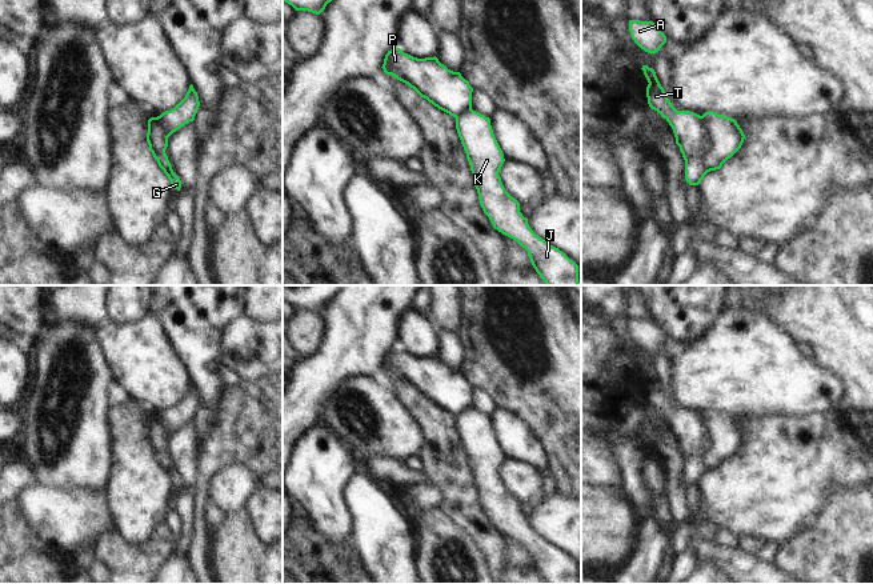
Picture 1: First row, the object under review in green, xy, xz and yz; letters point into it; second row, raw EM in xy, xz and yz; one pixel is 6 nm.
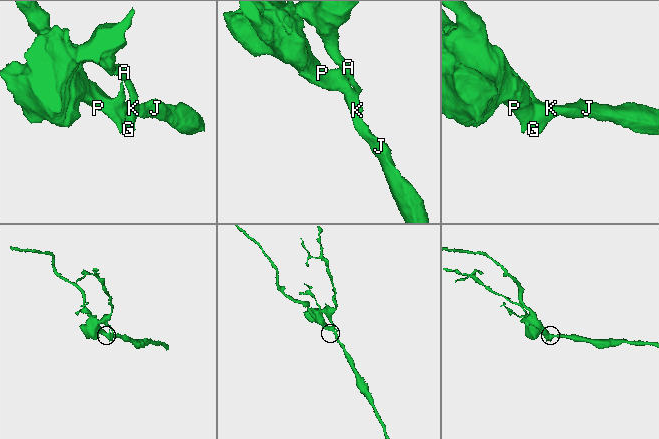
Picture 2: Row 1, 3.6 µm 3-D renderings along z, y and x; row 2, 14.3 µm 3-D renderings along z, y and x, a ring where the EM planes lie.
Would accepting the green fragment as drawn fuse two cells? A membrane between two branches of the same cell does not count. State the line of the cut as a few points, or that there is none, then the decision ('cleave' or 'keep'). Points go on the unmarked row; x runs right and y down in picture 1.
cut in yz along (700, 415), (711, 440), (704, 455), (708, 470); cleave

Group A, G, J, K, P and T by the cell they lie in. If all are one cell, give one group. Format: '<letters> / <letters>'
A J K / G P T

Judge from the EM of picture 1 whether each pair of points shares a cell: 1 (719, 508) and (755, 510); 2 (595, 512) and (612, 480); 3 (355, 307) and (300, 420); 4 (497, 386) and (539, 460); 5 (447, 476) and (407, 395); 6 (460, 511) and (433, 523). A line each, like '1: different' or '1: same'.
1: same
2: different
3: same
4: different
5: same
6: different

